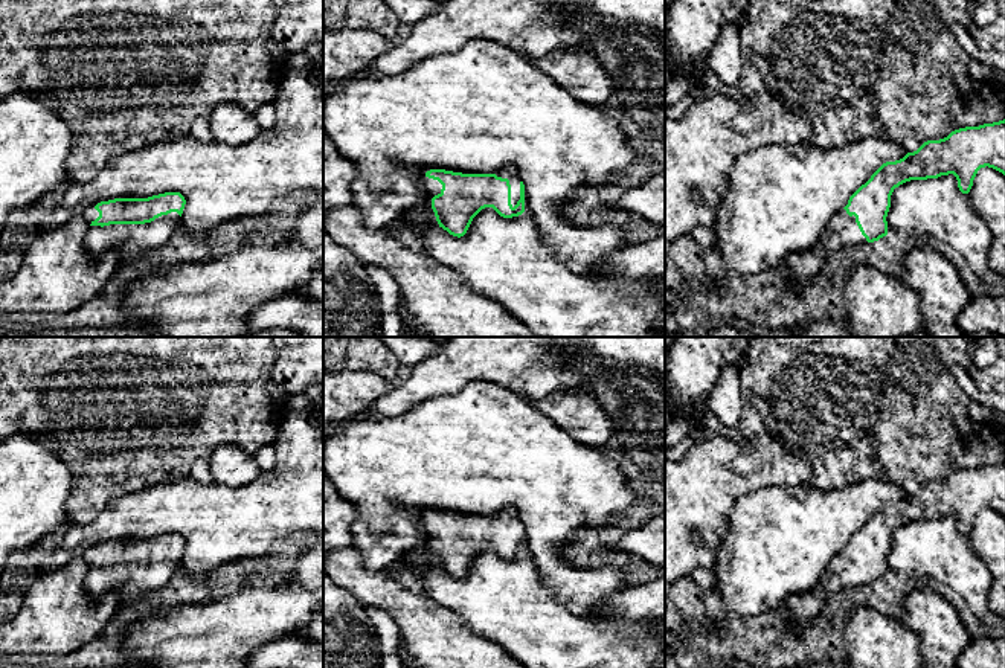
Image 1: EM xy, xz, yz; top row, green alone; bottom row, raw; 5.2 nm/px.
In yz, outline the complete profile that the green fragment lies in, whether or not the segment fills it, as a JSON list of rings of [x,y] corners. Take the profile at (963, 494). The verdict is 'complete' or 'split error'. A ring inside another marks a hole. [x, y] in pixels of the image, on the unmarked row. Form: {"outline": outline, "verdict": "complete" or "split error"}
{"outline": [[[1005,461],[955,471],[944,480],[924,483],[917,493],[907,494],[900,502],[883,505],[831,561],[817,587],[807,593],[788,596],[782,607],[788,612],[795,628],[801,630],[820,615],[833,593],[849,587],[860,589],[865,584],[874,584],[888,576],[886,558],[891,549],[891,537],[900,526],[910,522],[927,522],[953,515],[959,532],[968,535],[978,512],[985,508],[1005,517]]], "verdict": "split error"}

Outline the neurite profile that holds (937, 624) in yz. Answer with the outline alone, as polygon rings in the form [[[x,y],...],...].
[[[930,589],[907,593],[900,621],[920,639],[926,668],[959,668],[958,659],[973,636],[941,595]]]

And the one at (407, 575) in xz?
[[[397,560],[390,566],[384,567],[384,570],[397,580],[403,587],[409,589],[412,593],[427,599],[427,595],[424,592],[424,584],[421,578],[421,572],[407,563],[401,563]]]

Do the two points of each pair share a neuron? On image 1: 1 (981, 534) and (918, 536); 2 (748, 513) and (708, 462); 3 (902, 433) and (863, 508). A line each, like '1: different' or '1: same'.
1: different
2: different
3: different

